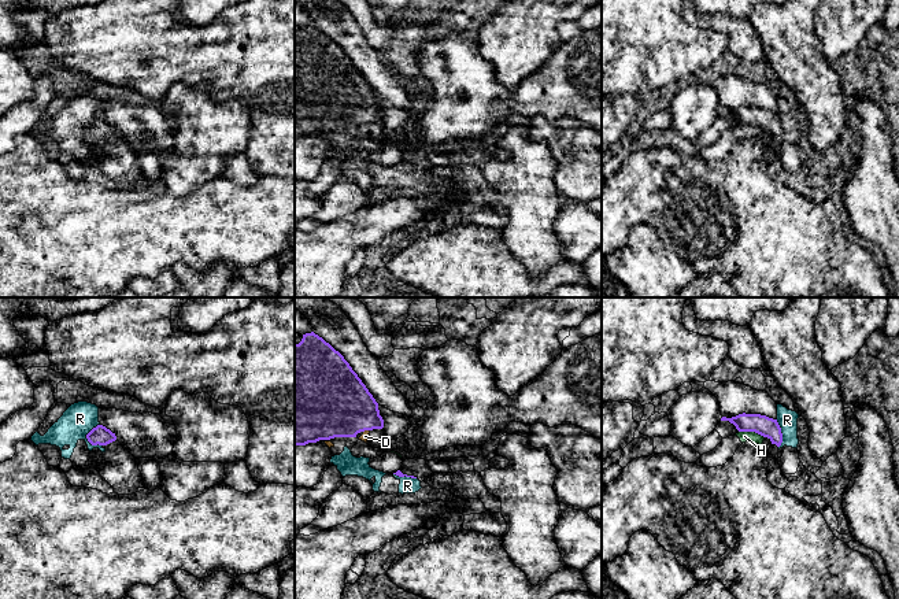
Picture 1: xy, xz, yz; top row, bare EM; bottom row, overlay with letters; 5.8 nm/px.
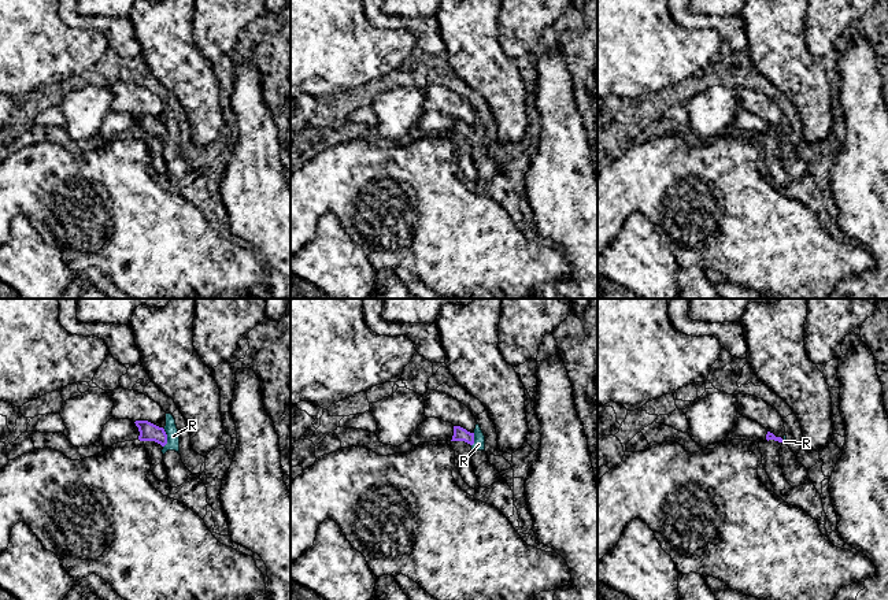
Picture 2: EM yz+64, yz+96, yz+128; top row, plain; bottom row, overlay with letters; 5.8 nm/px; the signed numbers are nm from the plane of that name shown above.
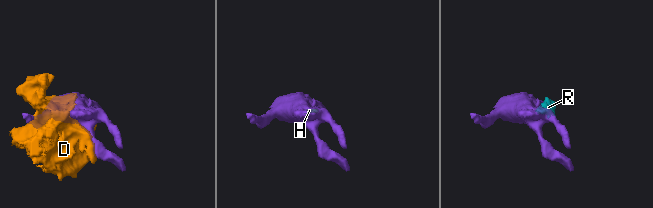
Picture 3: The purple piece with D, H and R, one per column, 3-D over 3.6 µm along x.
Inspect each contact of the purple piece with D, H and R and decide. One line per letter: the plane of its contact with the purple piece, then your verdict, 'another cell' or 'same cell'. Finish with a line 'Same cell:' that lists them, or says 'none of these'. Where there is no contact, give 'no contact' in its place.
D: meets purple in xz; another cell
H: meets purple in yz; another cell
R: meets purple in xy; another cell
Same cell: none of these

